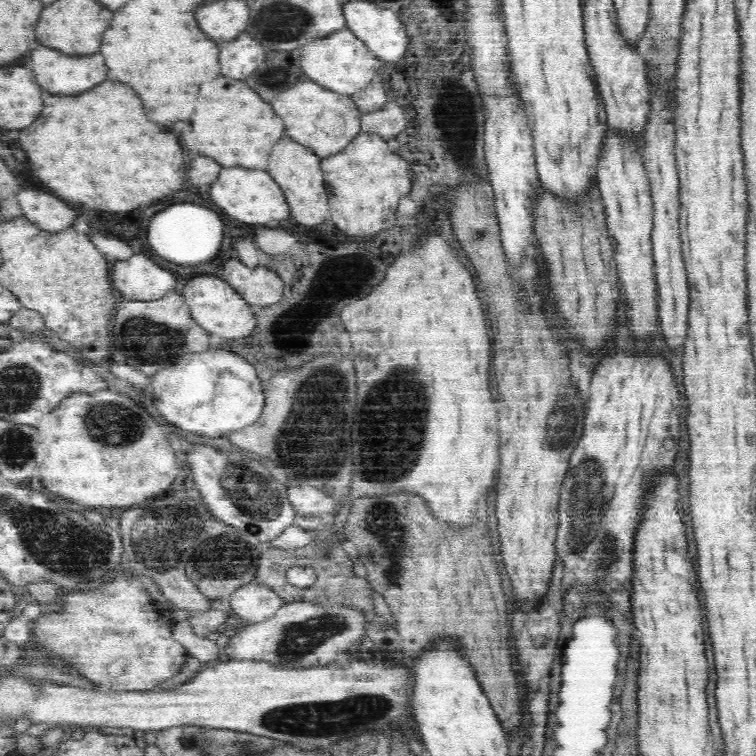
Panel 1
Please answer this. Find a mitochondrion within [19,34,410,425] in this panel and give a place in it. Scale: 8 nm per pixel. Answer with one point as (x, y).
(144, 341)

